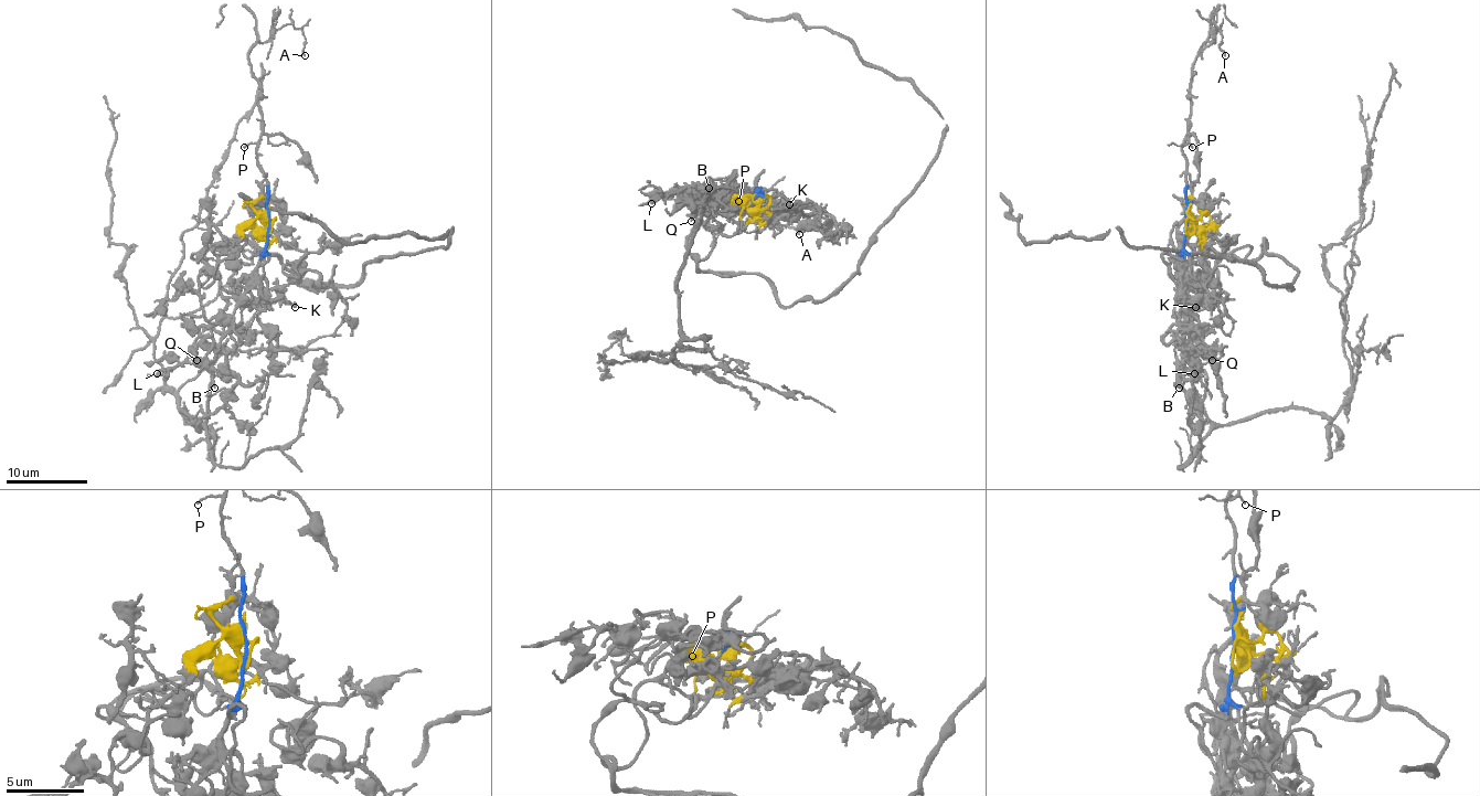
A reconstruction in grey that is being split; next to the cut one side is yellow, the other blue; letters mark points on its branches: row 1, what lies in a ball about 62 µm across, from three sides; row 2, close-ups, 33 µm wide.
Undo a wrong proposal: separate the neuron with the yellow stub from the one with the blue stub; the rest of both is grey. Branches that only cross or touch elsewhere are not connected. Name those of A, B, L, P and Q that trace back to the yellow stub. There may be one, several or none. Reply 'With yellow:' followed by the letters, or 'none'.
With yellow: B, L, Q

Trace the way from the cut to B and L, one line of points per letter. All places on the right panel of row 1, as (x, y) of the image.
B: (1188, 221), (1214, 235), (1183, 259), (1204, 288), (1216, 269), (1220, 317), (1204, 332), (1188, 322), (1179, 388)
L: (1188, 221), (1214, 236), (1183, 259), (1220, 292), (1204, 332), (1188, 322), (1193, 373)

